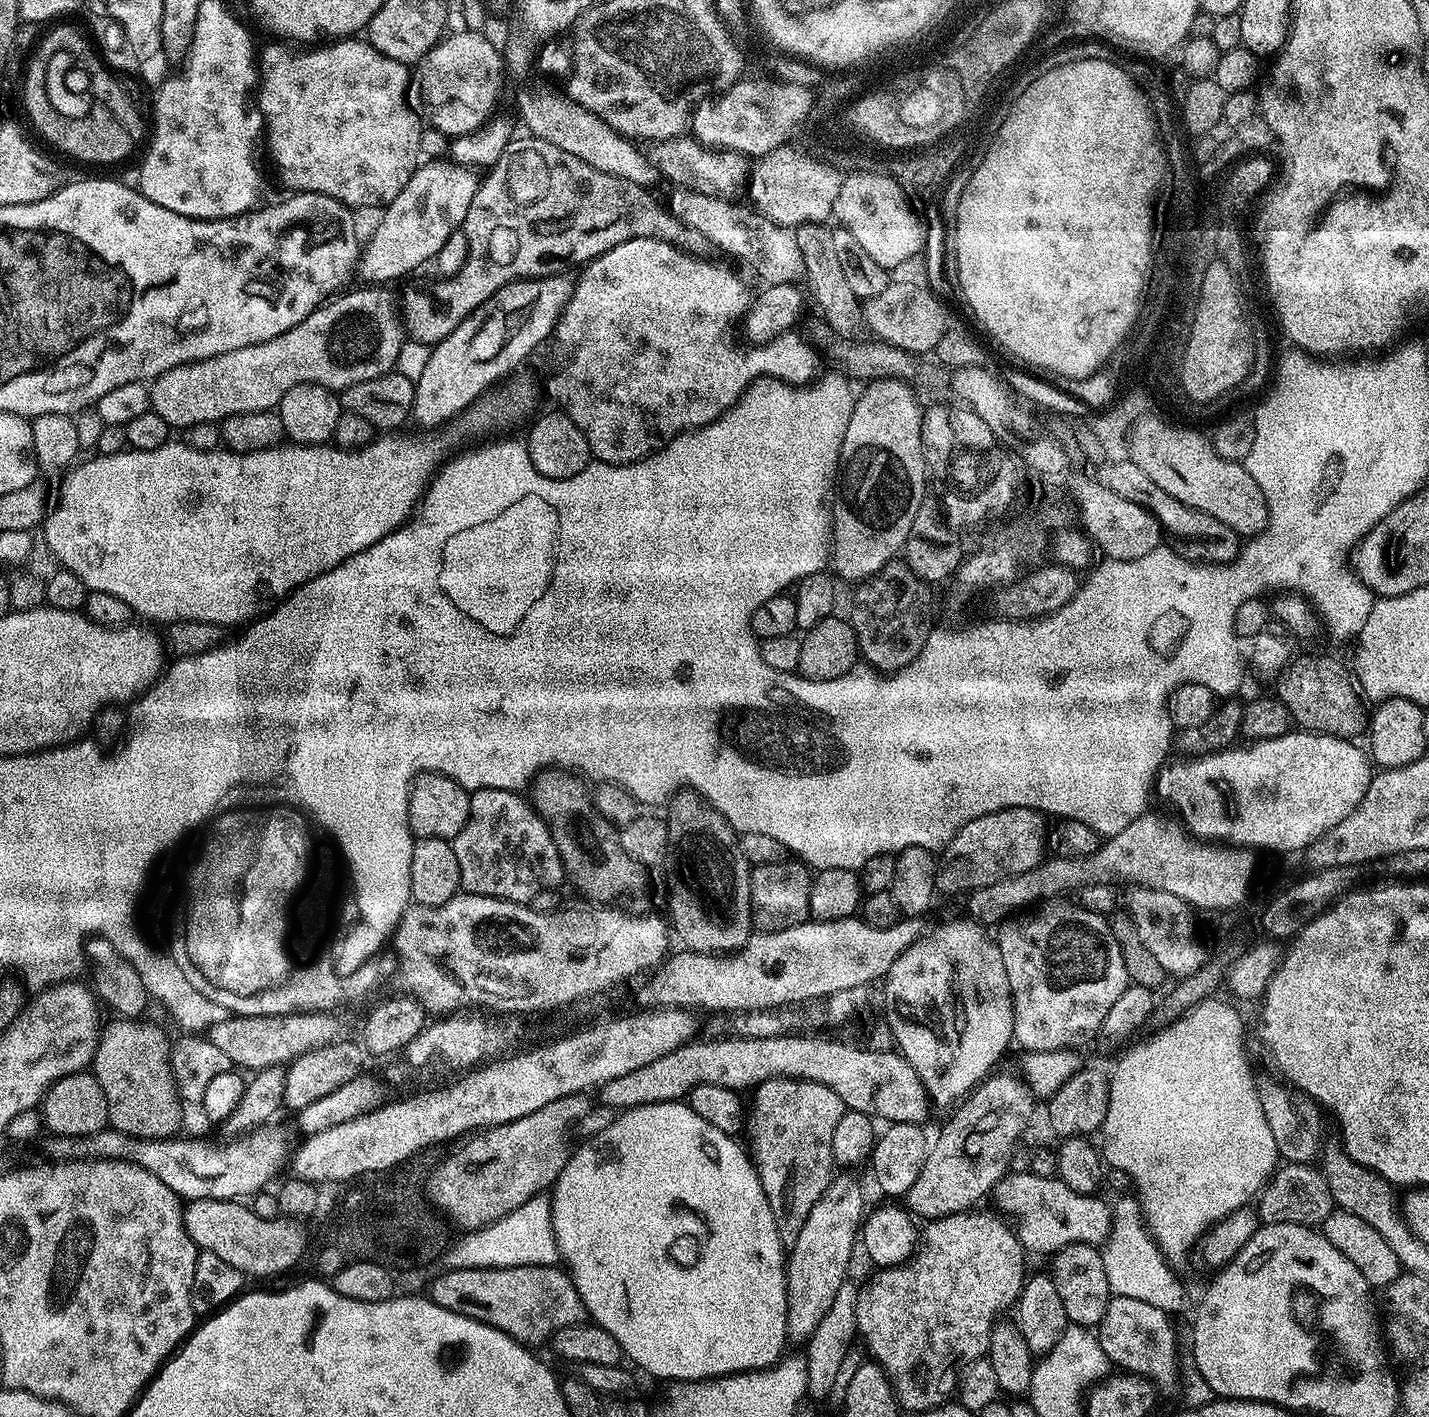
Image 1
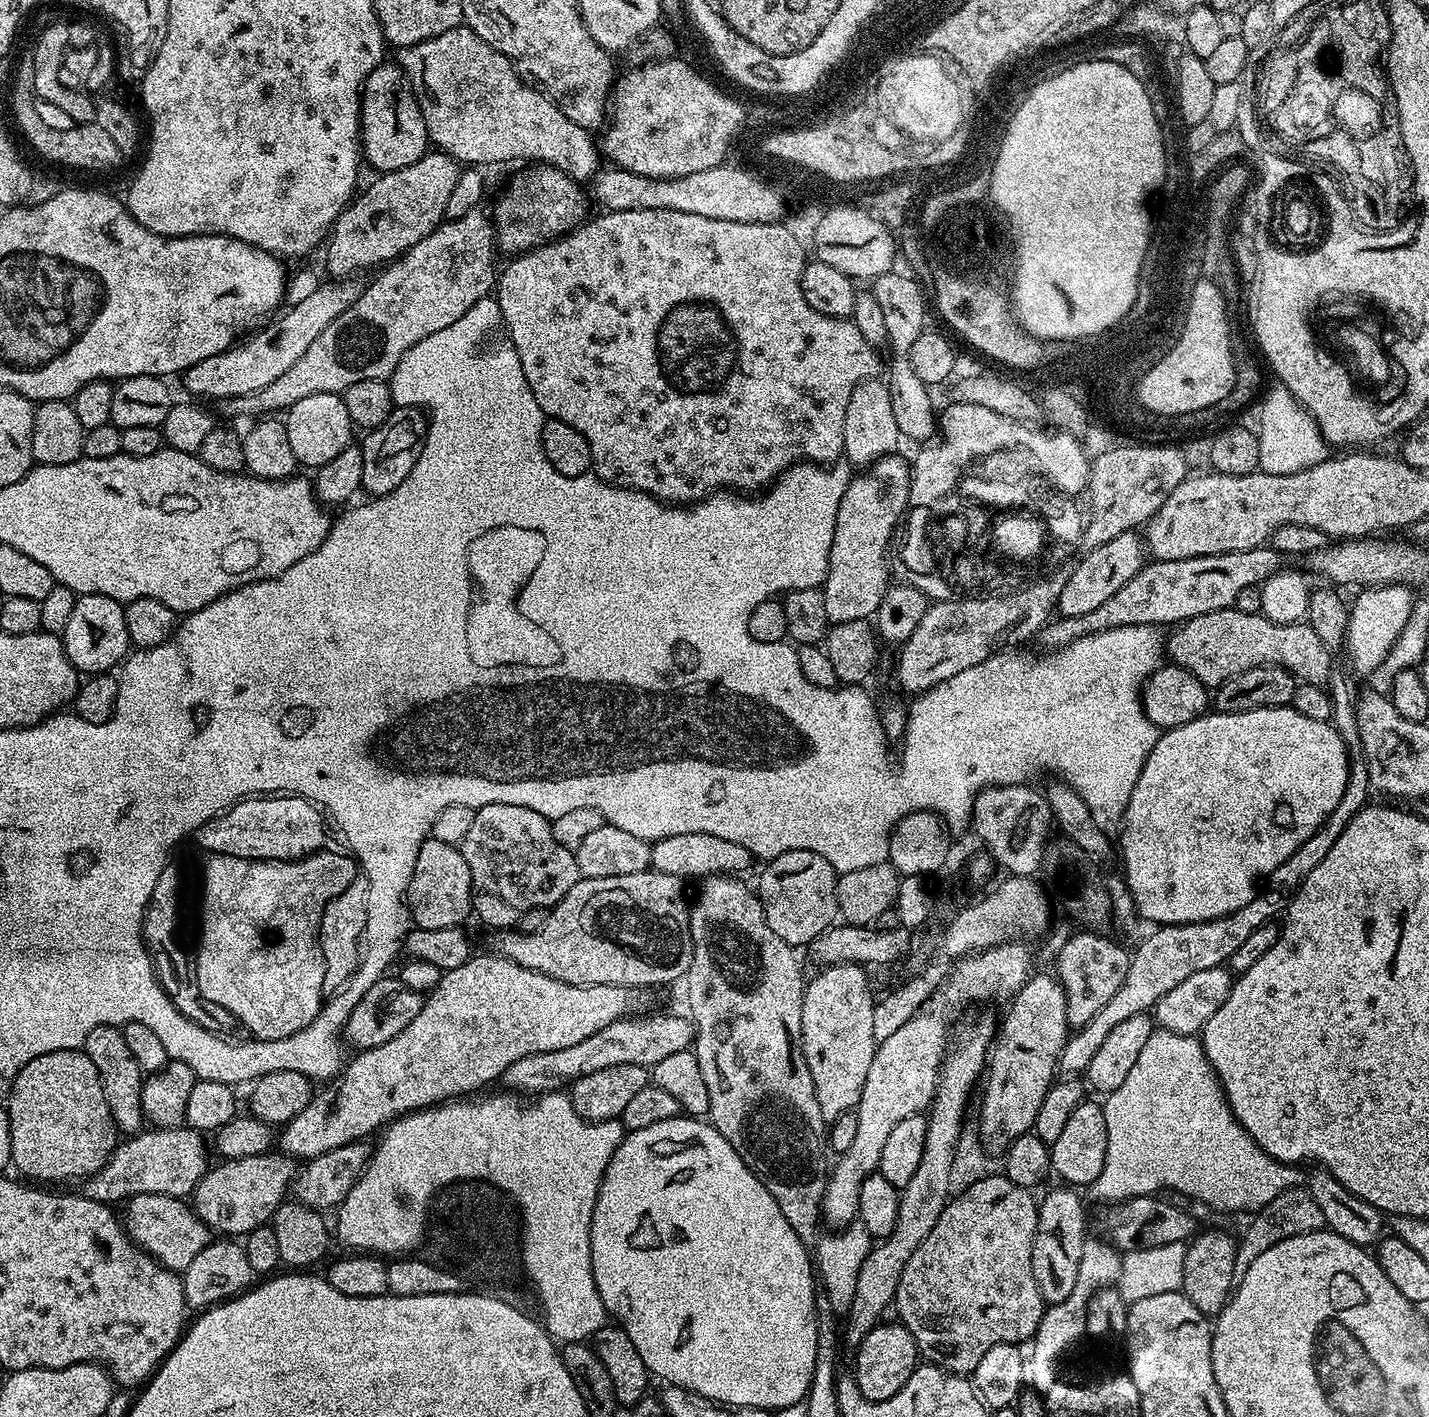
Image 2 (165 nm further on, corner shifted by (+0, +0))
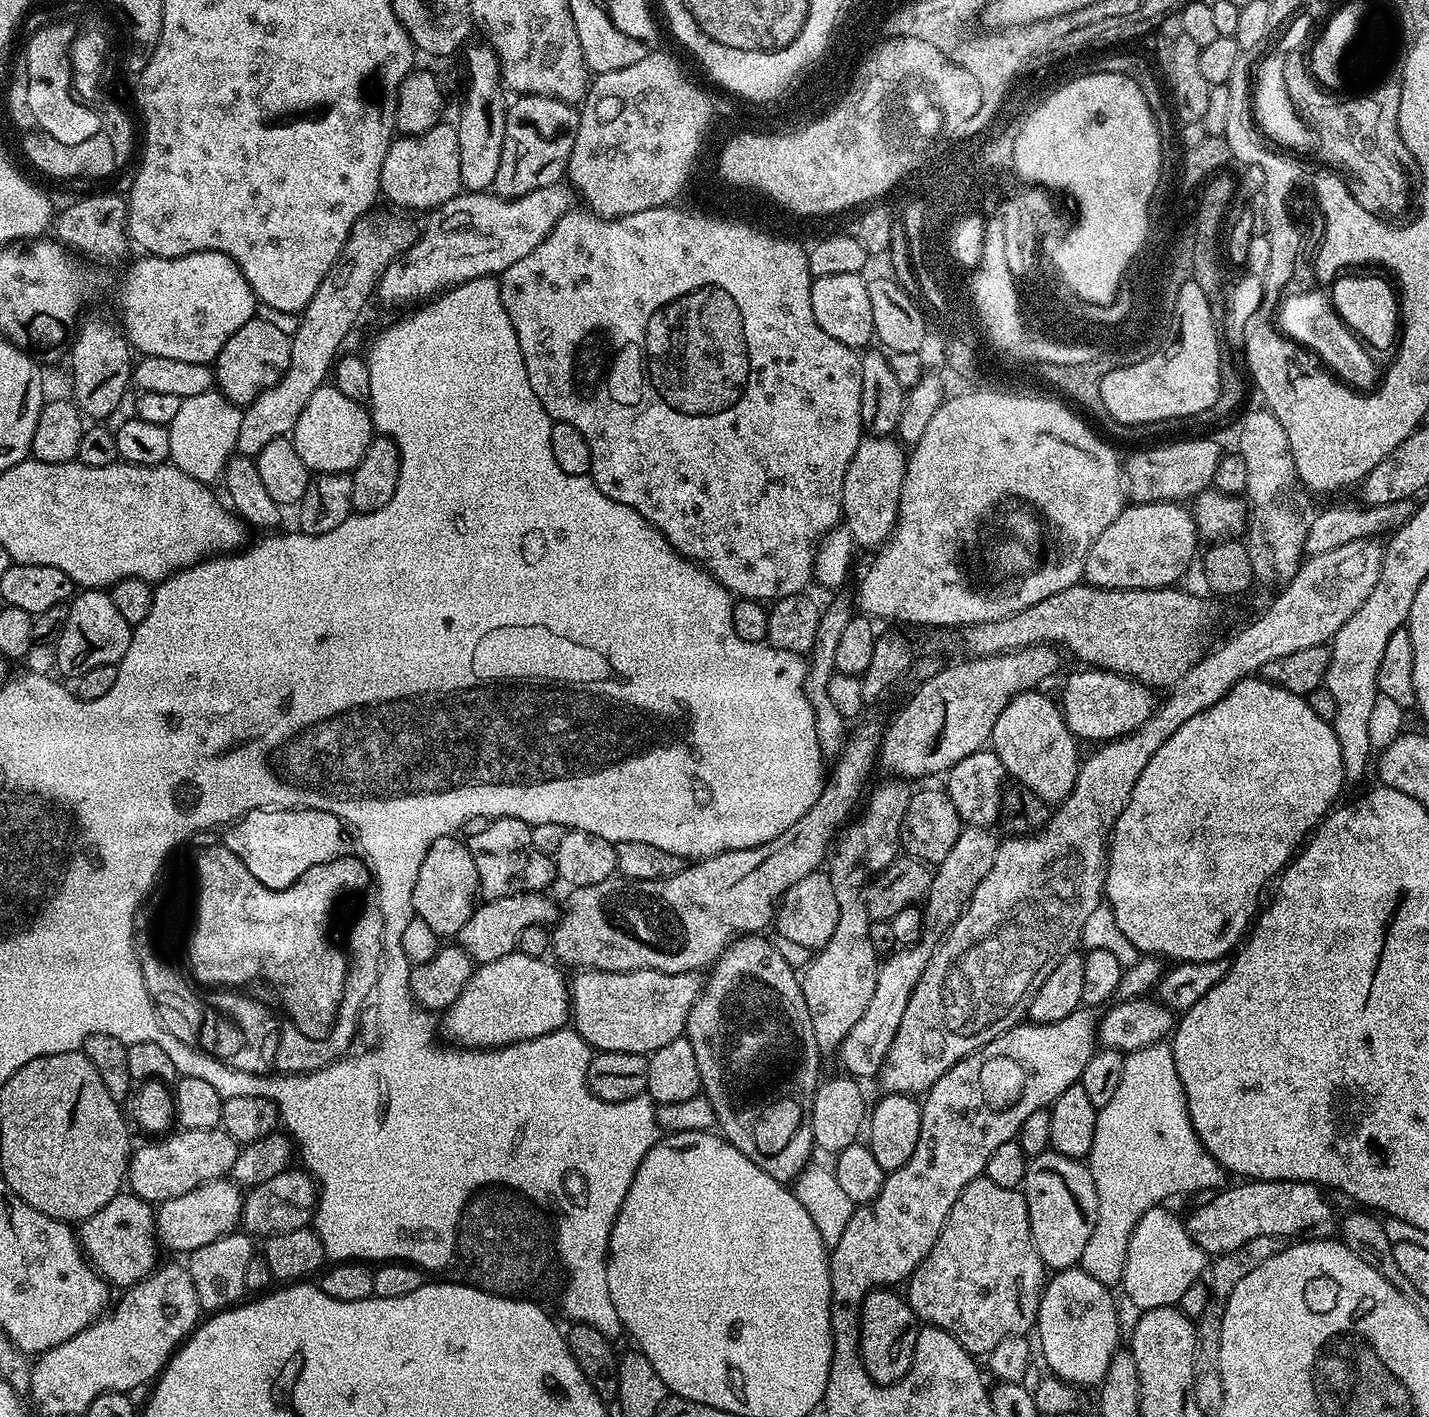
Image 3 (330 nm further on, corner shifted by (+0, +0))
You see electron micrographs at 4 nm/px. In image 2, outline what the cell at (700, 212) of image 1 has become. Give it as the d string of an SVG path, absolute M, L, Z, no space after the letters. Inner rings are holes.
M461 26L454 30L446 30L446 34L438 34L434 38L430 38L426 42L418 42L409 48L399 49L398 63L400 69L408 76L409 82L412 83L412 89L416 95L418 106L422 110L422 118L426 122L426 130L428 131L429 141L437 149L448 153L451 159L459 162L464 166L483 166L482 164L508 164L511 160L532 160L528 162L543 162L545 165L562 170L573 180L577 182L588 182L601 171L602 152L598 147L598 140L596 140L591 131L582 126L578 126L574 122L570 122L570 118L566 118L566 114L562 114L562 110L558 110L558 106L552 99L545 96L543 92L532 87L530 84L524 83L524 79L517 74L516 66L512 61L508 60L498 50L494 50L494 46L490 46L490 42L486 42L482 38L478 38L478 34L473 28Z

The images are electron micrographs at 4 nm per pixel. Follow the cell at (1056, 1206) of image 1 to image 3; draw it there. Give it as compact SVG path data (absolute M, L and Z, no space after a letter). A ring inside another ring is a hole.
M1248 1180L1227 1188L1212 1195L1206 1206L1192 1208L1186 1216L1190 1238L1194 1238L1197 1246L1209 1257L1238 1250L1252 1238L1278 1236L1326 1240L1337 1235L1337 1209L1317 1185L1309 1184L1307 1180Z

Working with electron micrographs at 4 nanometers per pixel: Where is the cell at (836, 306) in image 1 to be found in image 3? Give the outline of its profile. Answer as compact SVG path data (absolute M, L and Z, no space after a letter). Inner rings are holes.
M866 436L861 439L843 479L841 512L845 527L850 530L853 543L857 547L874 550L891 536L898 518L898 502L906 464L907 453L895 439L880 436Z

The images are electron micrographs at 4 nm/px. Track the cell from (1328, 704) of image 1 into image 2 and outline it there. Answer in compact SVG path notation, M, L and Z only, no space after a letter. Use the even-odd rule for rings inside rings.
M1229 606L1210 614L1198 614L1173 627L1171 632L1172 637L1169 635L1166 640L1171 663L1190 670L1190 674L1209 690L1215 690L1226 678L1234 678L1234 674L1242 674L1242 670L1259 664L1276 664L1305 684L1324 686L1329 683L1328 667L1332 664L1333 653L1307 622L1279 624L1270 622L1270 618L1260 612L1243 613Z

